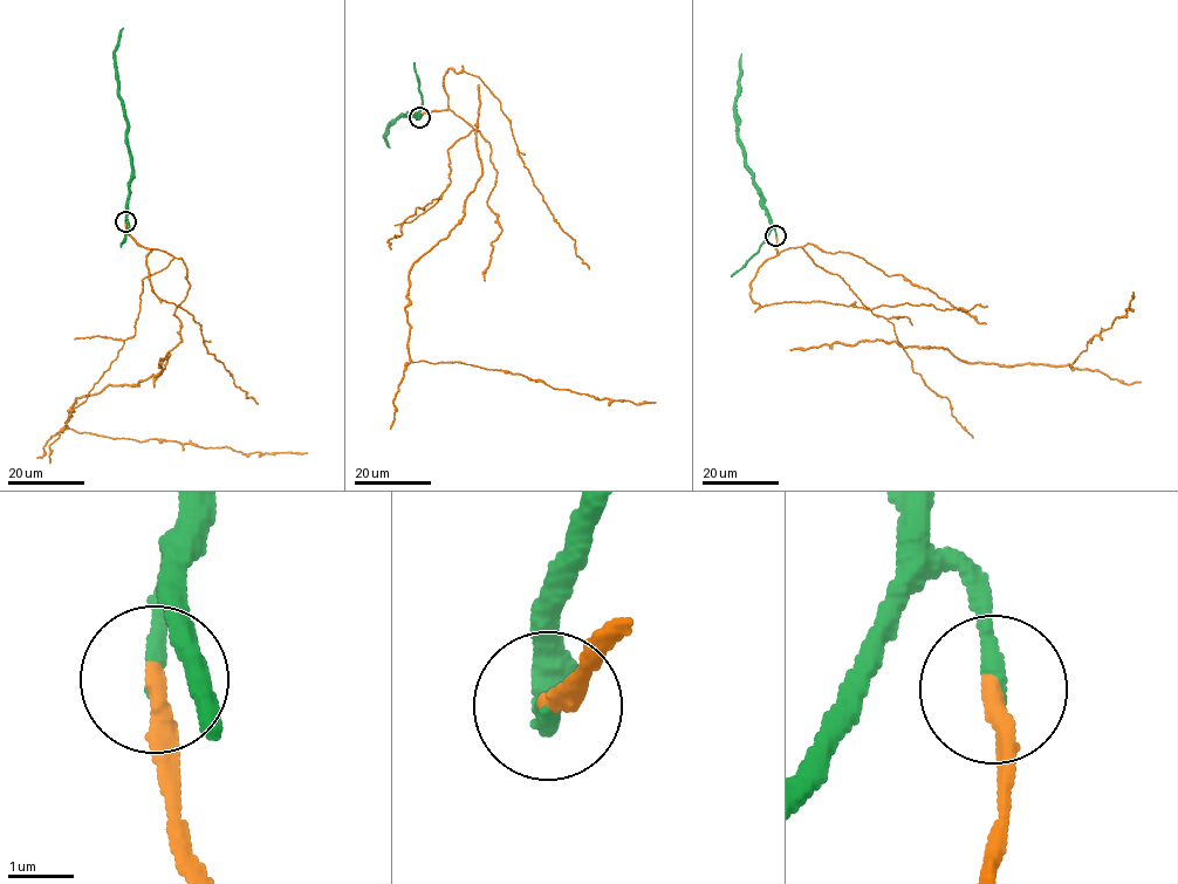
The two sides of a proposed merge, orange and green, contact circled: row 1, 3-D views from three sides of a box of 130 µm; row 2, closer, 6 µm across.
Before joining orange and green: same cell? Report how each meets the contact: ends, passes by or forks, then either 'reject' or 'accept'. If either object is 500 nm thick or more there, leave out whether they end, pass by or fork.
orange ends there; green ends there; accept

